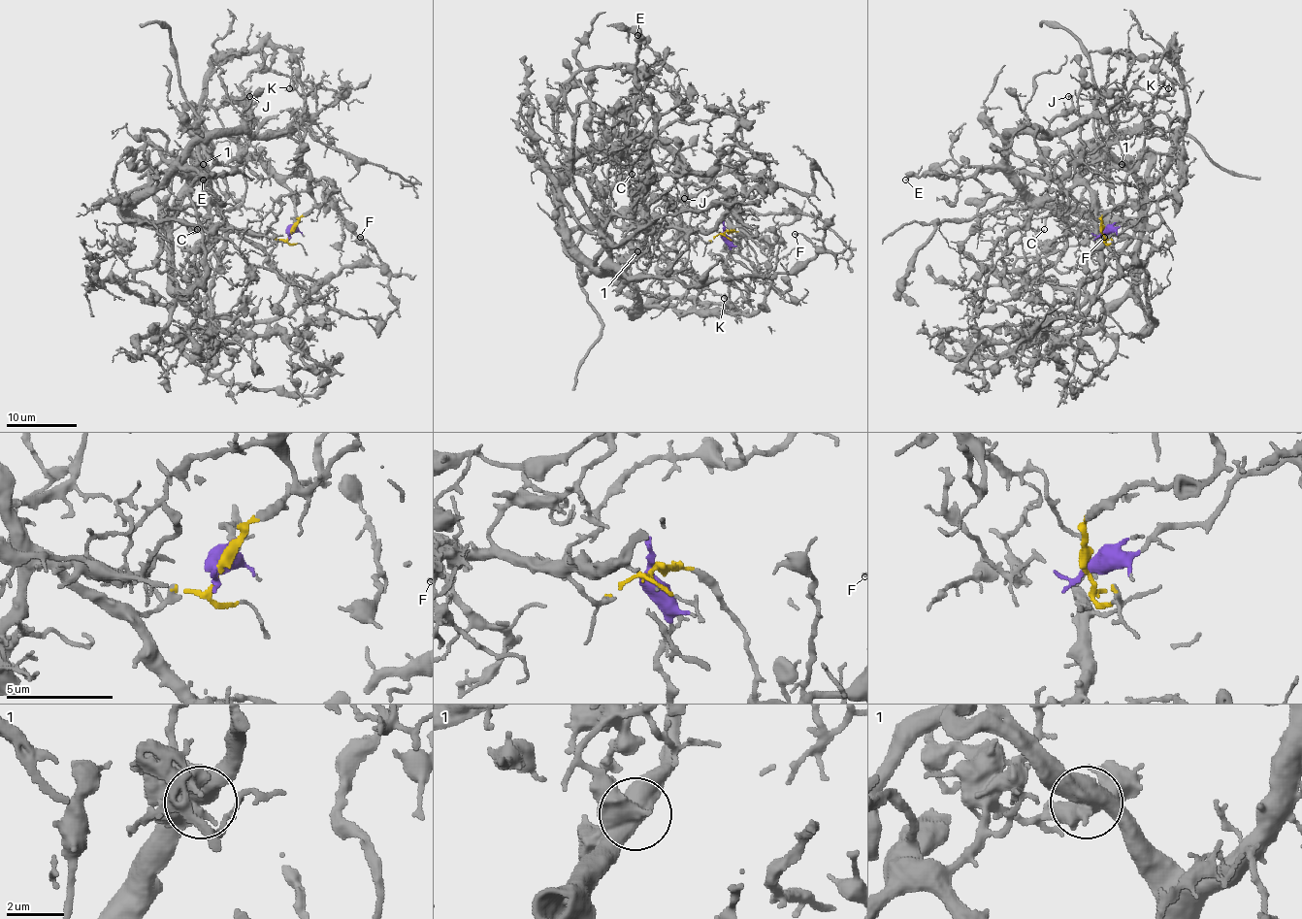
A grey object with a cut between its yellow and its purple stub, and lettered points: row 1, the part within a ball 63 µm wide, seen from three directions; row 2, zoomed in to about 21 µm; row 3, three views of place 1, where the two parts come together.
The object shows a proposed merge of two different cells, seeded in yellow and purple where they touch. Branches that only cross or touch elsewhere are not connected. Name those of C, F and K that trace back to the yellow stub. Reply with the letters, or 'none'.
C

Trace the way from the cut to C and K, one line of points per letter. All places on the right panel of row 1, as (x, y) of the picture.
C: (1101, 232), (1112, 245), (1101, 243), (1096, 199), (1084, 185), (1047, 197), (1032, 212), (1029, 225), (1043, 229)
K: (1101, 232), (1136, 218), (1179, 188), (1177, 134), (1186, 125), (1184, 75), (1166, 51), (1159, 65), (1168, 88)

